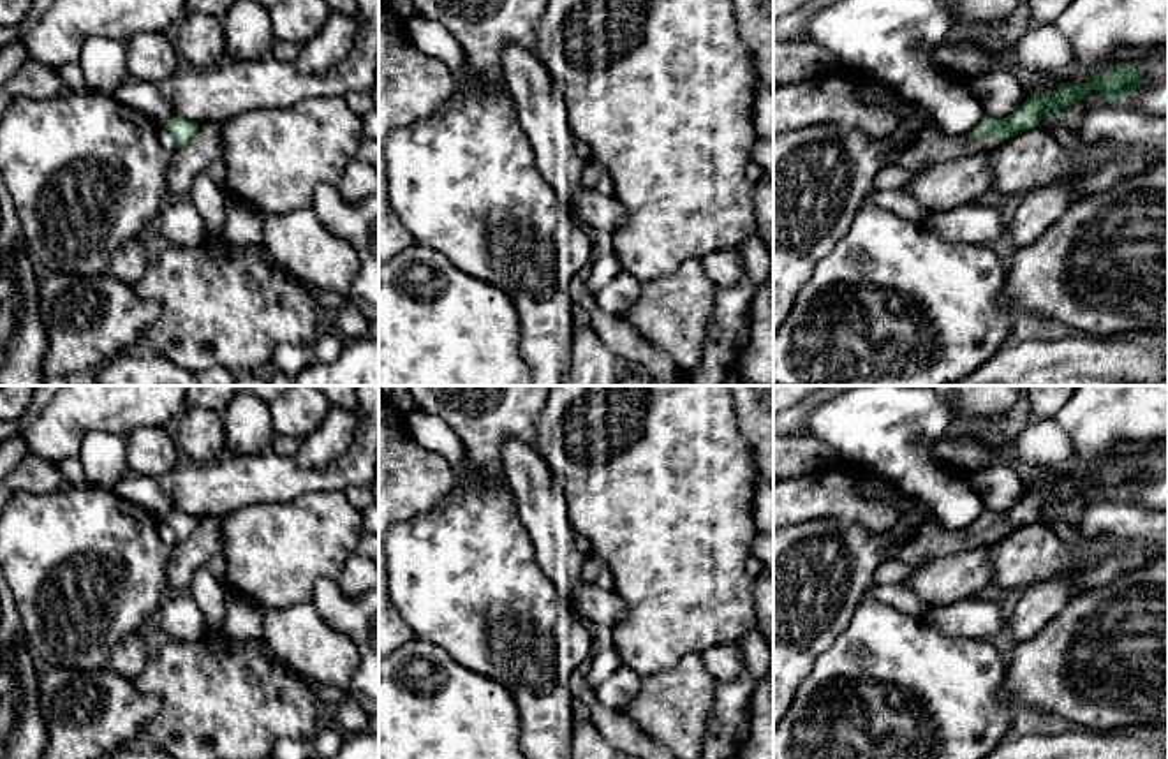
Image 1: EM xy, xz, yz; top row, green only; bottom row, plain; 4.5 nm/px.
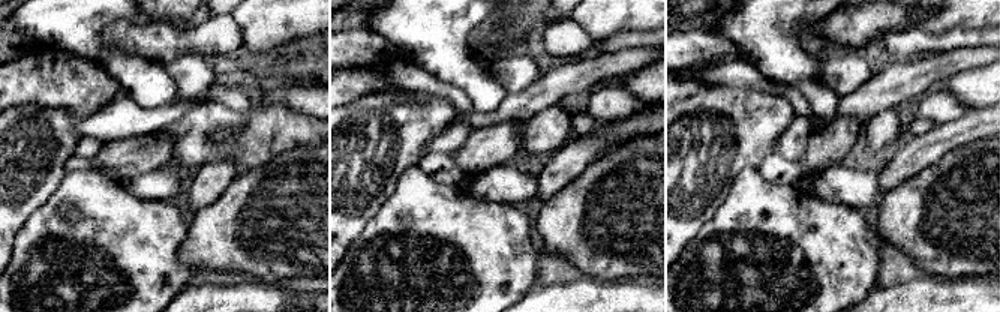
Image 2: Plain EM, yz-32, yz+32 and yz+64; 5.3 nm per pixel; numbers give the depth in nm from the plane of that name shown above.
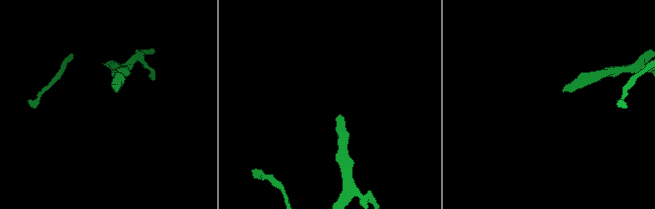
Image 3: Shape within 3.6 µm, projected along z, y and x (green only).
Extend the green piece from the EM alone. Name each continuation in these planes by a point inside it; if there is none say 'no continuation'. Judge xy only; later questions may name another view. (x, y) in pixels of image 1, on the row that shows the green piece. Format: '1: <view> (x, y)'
1: xy (168, 141)

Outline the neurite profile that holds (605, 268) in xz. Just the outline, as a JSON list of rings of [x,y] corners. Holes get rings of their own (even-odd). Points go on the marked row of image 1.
[[[615,250],[602,254],[592,261],[592,273],[585,280],[587,292],[595,298],[597,292],[622,271],[625,269]]]

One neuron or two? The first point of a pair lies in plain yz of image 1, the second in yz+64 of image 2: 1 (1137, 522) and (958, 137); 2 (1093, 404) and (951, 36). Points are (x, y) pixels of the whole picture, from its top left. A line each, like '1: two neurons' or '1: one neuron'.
1: two neurons
2: two neurons

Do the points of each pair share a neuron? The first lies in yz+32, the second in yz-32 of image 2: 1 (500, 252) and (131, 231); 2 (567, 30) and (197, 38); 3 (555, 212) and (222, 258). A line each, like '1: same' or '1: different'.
1: same
2: same
3: same

